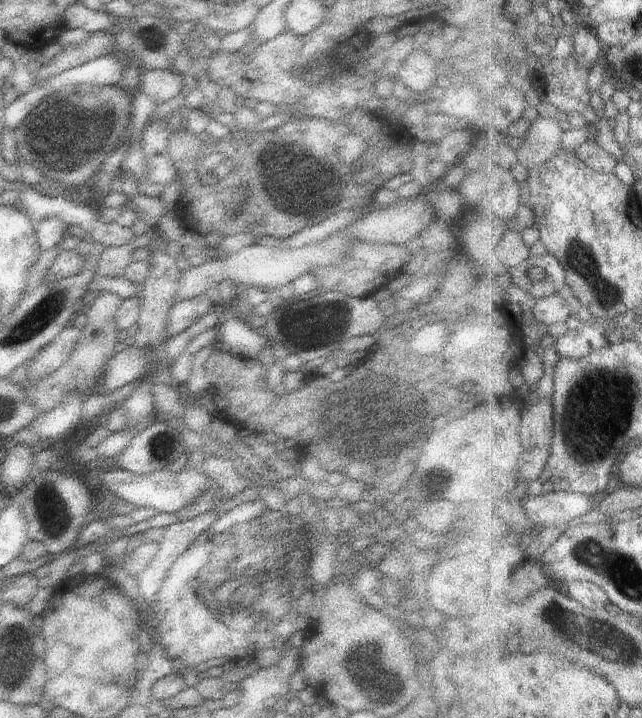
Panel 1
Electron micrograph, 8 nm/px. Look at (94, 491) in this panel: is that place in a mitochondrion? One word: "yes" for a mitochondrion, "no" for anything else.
no

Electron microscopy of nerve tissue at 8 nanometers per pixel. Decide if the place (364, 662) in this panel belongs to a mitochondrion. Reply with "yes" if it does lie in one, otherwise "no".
yes

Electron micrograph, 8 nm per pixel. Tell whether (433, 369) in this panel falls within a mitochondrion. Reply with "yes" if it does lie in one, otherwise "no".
no

